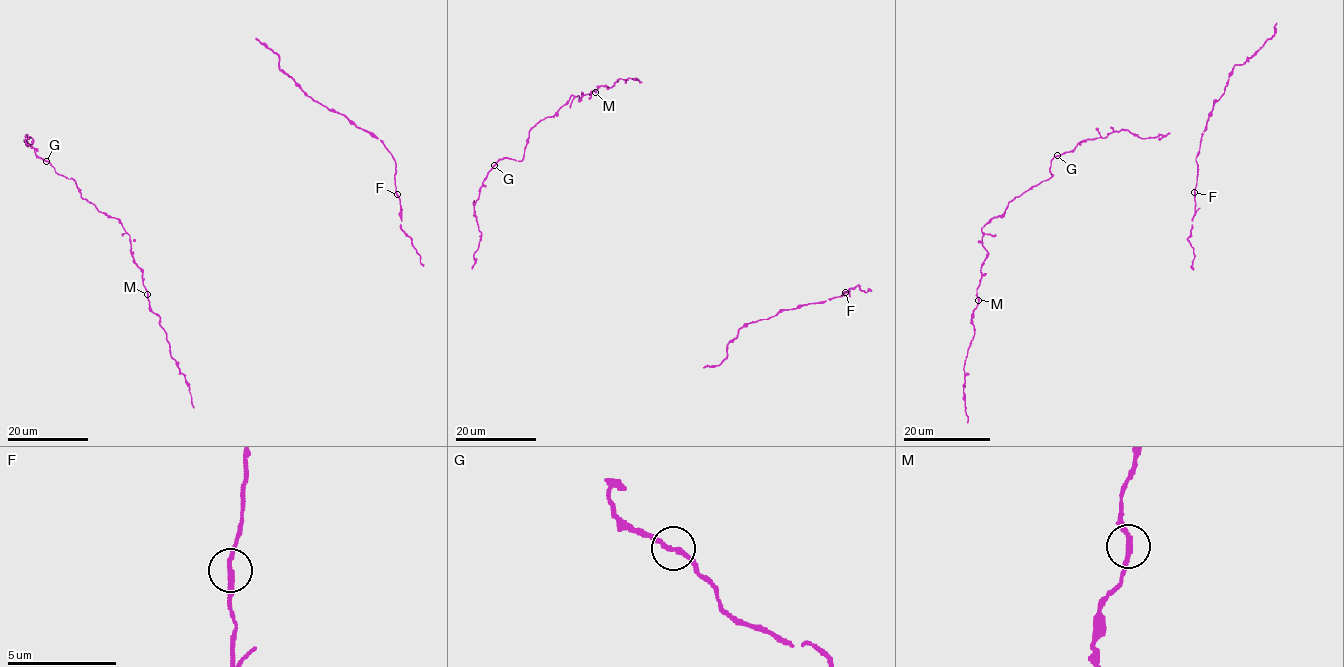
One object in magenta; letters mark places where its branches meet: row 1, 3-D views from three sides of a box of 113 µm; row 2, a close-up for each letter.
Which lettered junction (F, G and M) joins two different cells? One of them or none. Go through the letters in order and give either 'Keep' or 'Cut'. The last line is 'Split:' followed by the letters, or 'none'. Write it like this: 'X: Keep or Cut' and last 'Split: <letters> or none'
F: Keep
G: Keep
M: Keep
Split: none

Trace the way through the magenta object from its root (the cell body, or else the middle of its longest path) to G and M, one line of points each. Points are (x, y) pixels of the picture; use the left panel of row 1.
G: (24, 139), (30, 144), (33, 140), (30, 137), (26, 144), (47, 160)
M: (24, 139), (33, 140), (26, 144), (58, 173), (73, 179), (84, 199), (118, 220), (147, 294)

